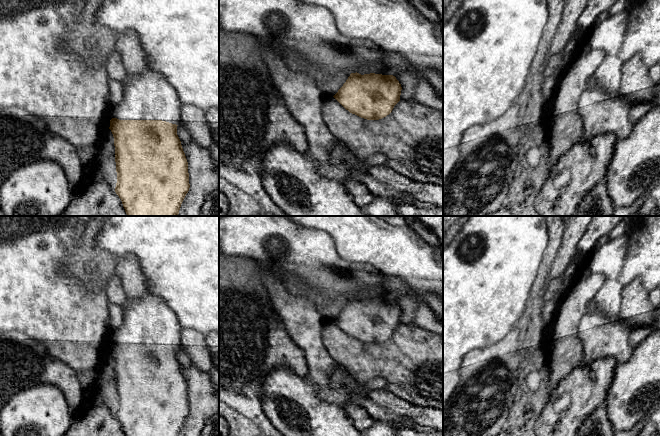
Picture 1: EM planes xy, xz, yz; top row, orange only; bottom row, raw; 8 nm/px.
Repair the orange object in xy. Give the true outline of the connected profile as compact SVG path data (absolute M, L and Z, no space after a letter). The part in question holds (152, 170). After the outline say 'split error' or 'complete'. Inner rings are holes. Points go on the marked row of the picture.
M146 63L146 70L137 77L127 72L123 98L113 111L109 129L115 146L115 192L127 216L178 216L190 184L188 162L177 135L177 126L185 123L177 92Z | split error

